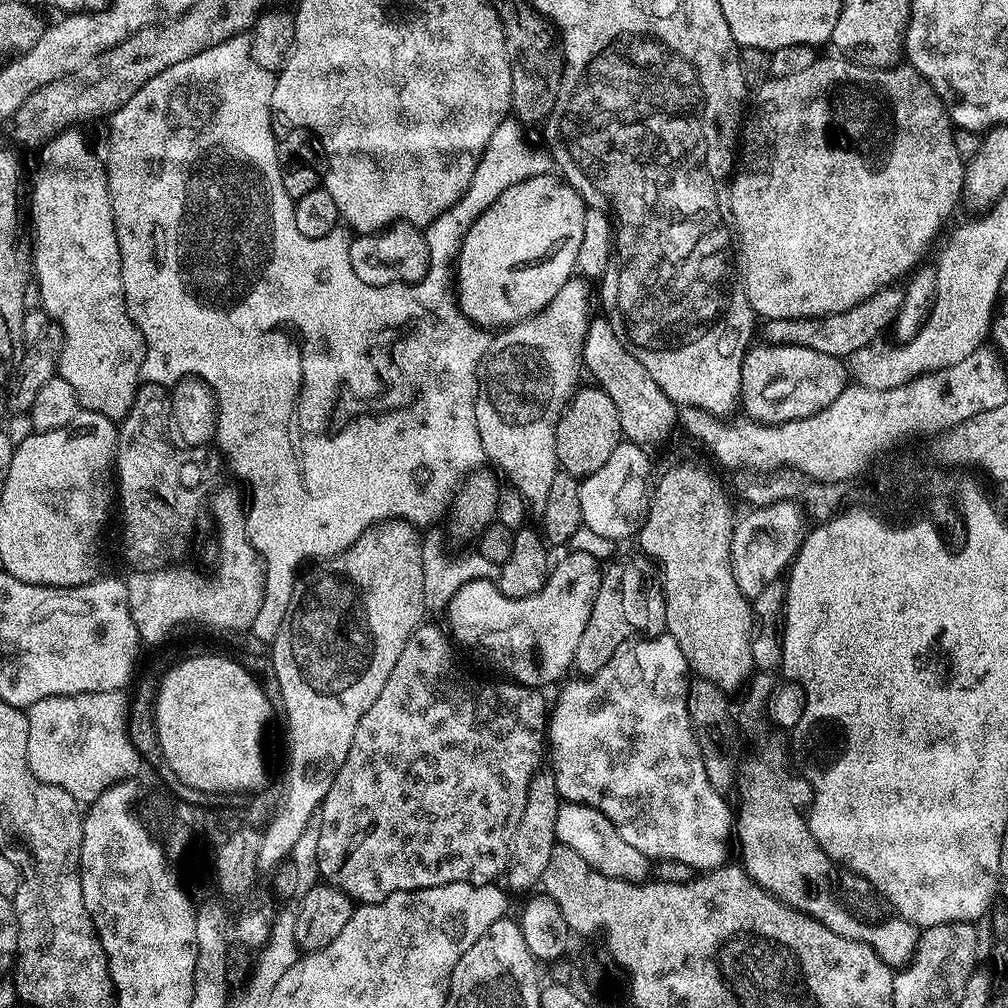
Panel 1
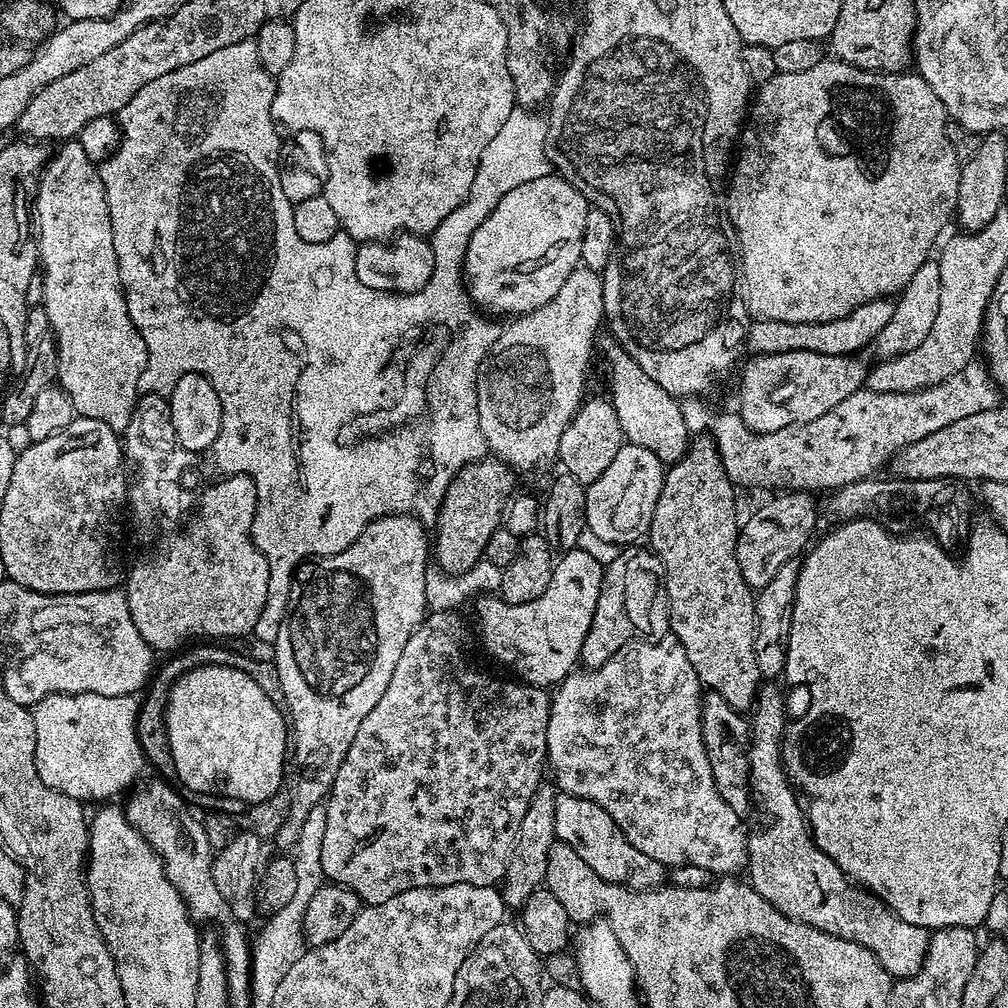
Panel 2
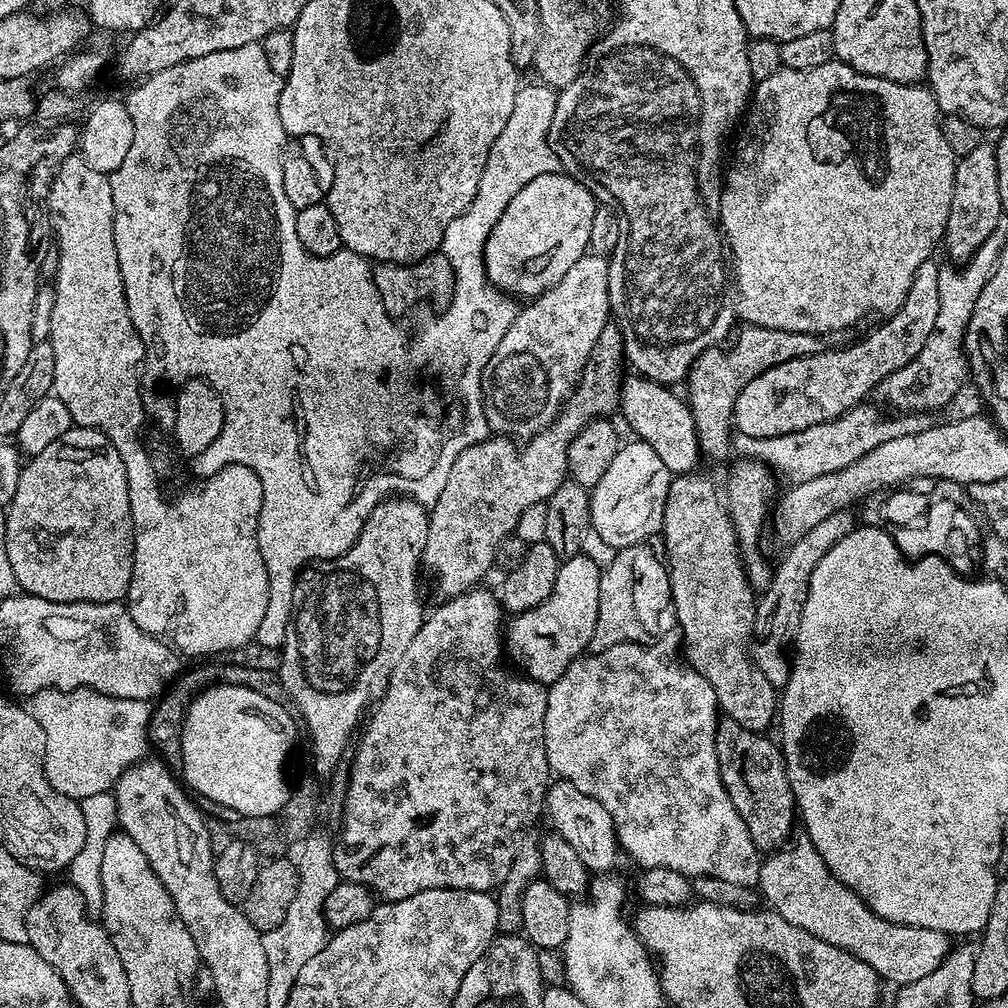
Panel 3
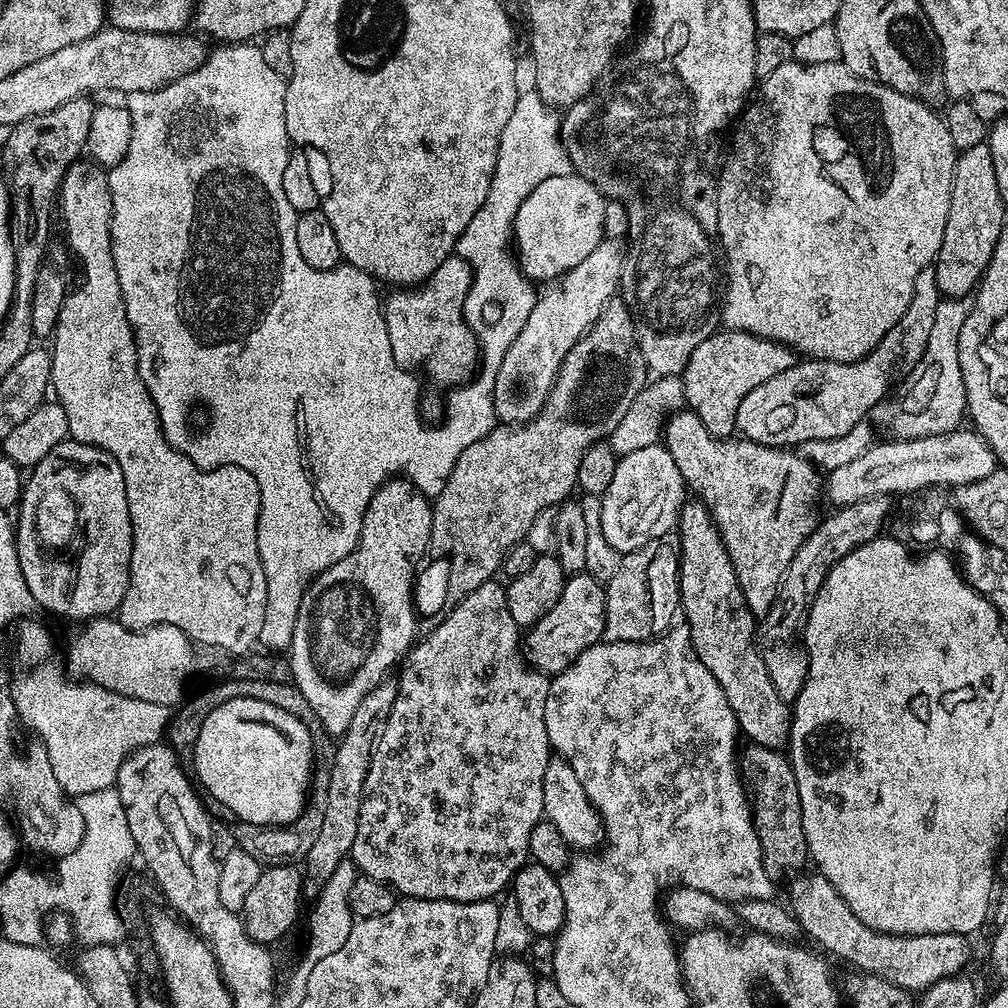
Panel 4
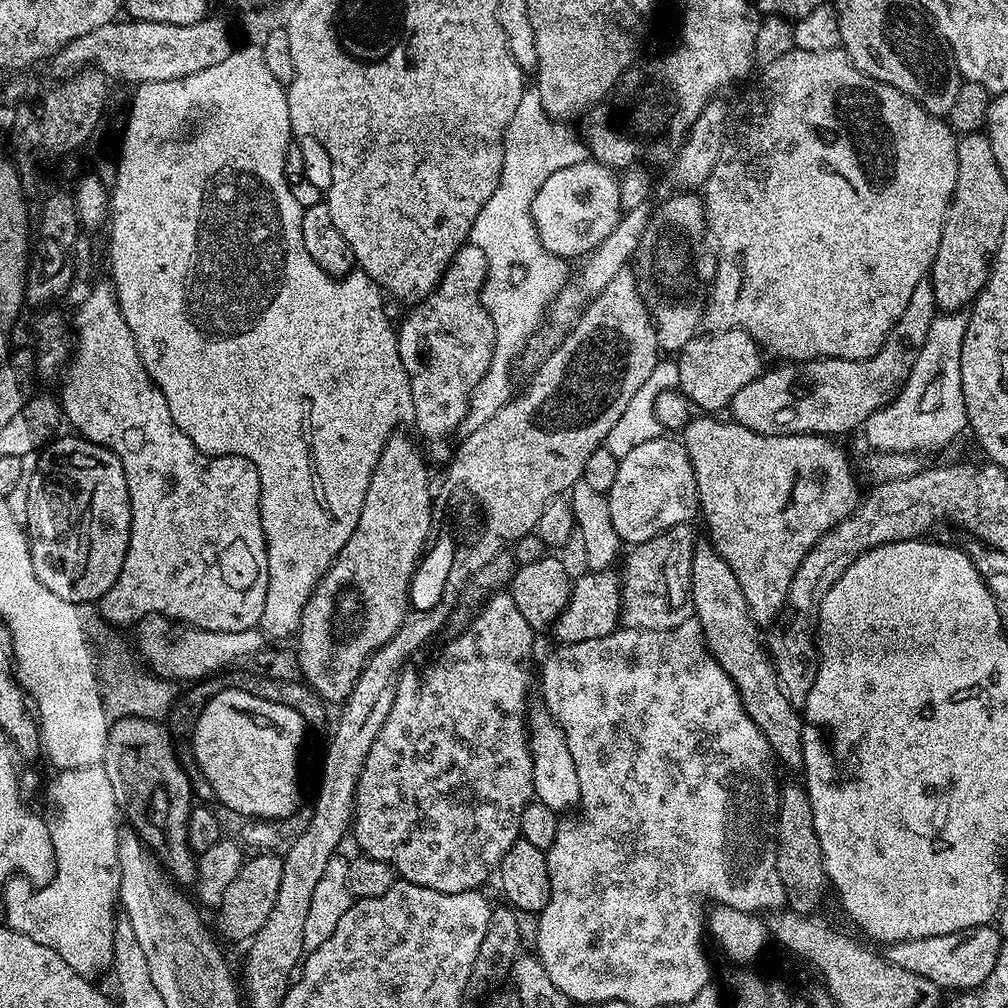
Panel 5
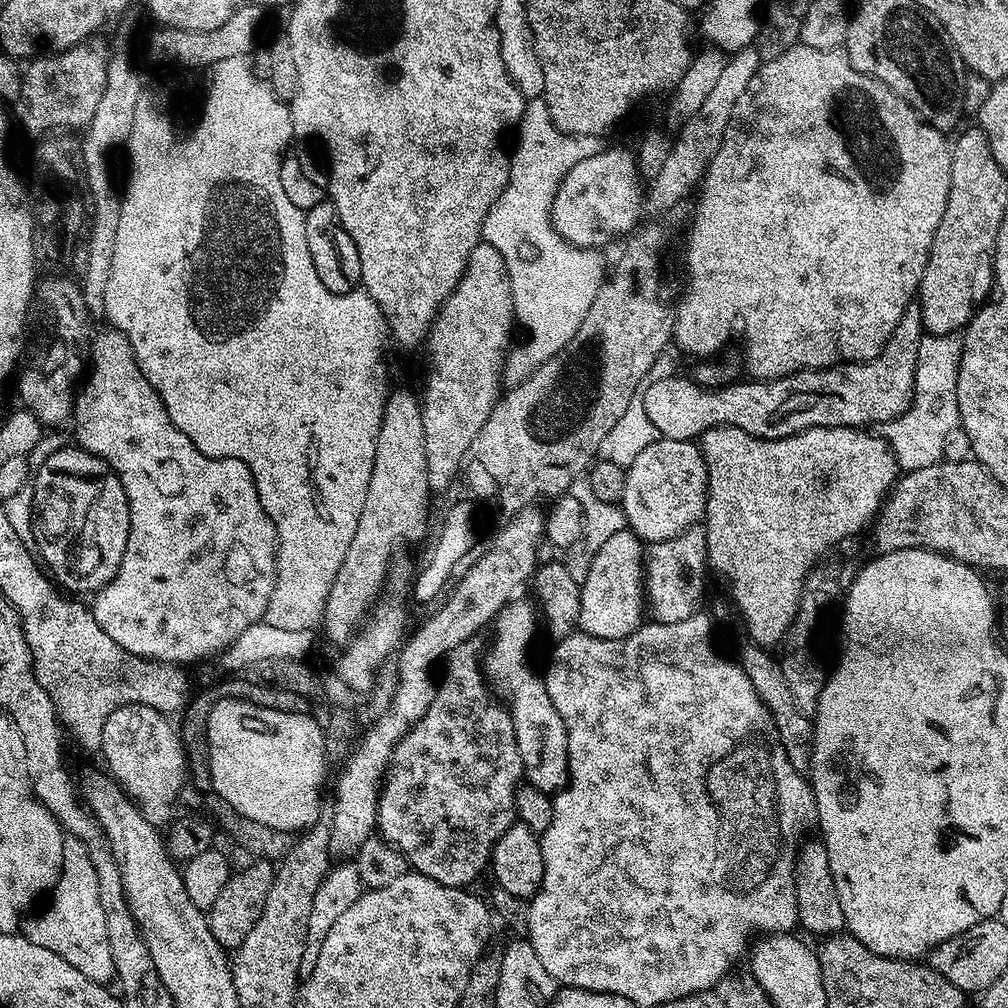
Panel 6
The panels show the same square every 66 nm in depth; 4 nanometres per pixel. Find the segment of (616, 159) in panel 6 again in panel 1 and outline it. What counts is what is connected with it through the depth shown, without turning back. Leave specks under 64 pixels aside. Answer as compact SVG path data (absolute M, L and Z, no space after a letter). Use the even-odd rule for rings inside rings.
M556 174L526 178L526 182L518 182L514 186L510 186L510 190L506 190L502 194L502 198L498 198L494 202L494 206L490 206L490 210L486 210L486 214L482 214L474 222L474 226L470 226L470 230L466 230L466 238L460 242L460 253L456 255L454 265L454 300L460 309L461 316L480 329L493 330L492 328L496 328L495 330L503 330L512 327L513 324L521 324L522 321L529 320L537 312L542 311L554 298L554 294L558 294L558 290L562 290L564 283L571 280L577 271L576 259L582 241L585 209L585 200L568 185L567 180Z

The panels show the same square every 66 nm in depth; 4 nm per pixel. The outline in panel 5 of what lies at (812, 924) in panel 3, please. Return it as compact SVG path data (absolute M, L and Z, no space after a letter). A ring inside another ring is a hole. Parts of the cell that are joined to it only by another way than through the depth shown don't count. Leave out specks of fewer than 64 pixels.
M979 924L967 932L898 940L895 944L887 945L886 955L894 966L902 966L902 970L910 970L910 974L922 974L922 978L930 978L930 982L942 990L979 990L986 978L990 978L994 962L998 962L1001 939L1001 933L992 924Z

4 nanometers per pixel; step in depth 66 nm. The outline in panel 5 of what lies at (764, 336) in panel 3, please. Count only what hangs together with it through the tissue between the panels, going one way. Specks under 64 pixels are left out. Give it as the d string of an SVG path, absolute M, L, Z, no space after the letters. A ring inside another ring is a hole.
M740 328L716 330L713 336L697 334L686 346L682 346L675 357L678 366L679 391L696 404L701 413L720 414L731 405L734 394L742 386L750 386L765 371L765 353L760 344L750 333Z

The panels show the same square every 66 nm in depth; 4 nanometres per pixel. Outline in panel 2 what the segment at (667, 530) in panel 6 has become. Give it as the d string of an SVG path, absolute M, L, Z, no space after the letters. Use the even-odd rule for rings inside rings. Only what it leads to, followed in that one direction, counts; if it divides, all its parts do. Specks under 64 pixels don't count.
M624 443L608 469L593 484L587 485L587 531L598 534L602 542L617 546L632 546L643 541L652 525L658 494L662 494L665 471L665 464L653 452L637 444Z

